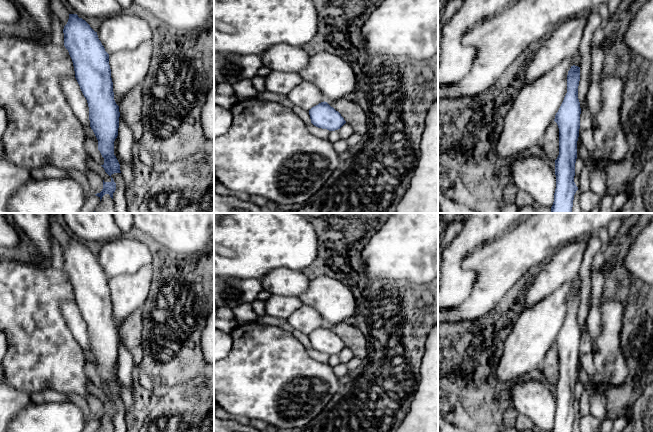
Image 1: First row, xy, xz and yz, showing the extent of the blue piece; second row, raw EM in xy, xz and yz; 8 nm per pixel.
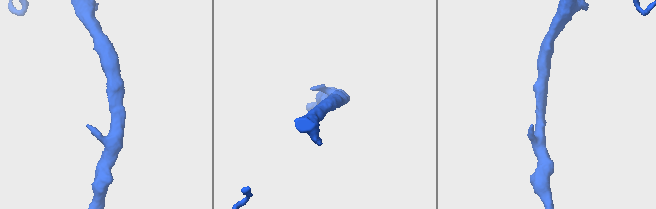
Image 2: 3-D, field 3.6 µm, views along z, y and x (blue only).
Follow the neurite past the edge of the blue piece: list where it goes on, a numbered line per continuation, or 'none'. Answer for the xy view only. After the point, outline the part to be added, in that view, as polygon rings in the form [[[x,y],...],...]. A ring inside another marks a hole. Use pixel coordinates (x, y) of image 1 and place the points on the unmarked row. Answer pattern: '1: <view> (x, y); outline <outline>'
none

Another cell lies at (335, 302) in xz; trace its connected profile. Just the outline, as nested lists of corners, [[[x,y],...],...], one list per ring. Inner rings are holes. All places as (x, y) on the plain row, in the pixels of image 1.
[[[328,276],[310,279],[308,289],[299,299],[320,313],[325,326],[349,322],[359,311],[358,300],[352,291]]]

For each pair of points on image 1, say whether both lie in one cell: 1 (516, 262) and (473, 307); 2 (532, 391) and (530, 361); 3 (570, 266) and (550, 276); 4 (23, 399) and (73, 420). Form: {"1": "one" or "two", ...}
{"1": "one", "2": "two", "3": "one", "4": "two"}

